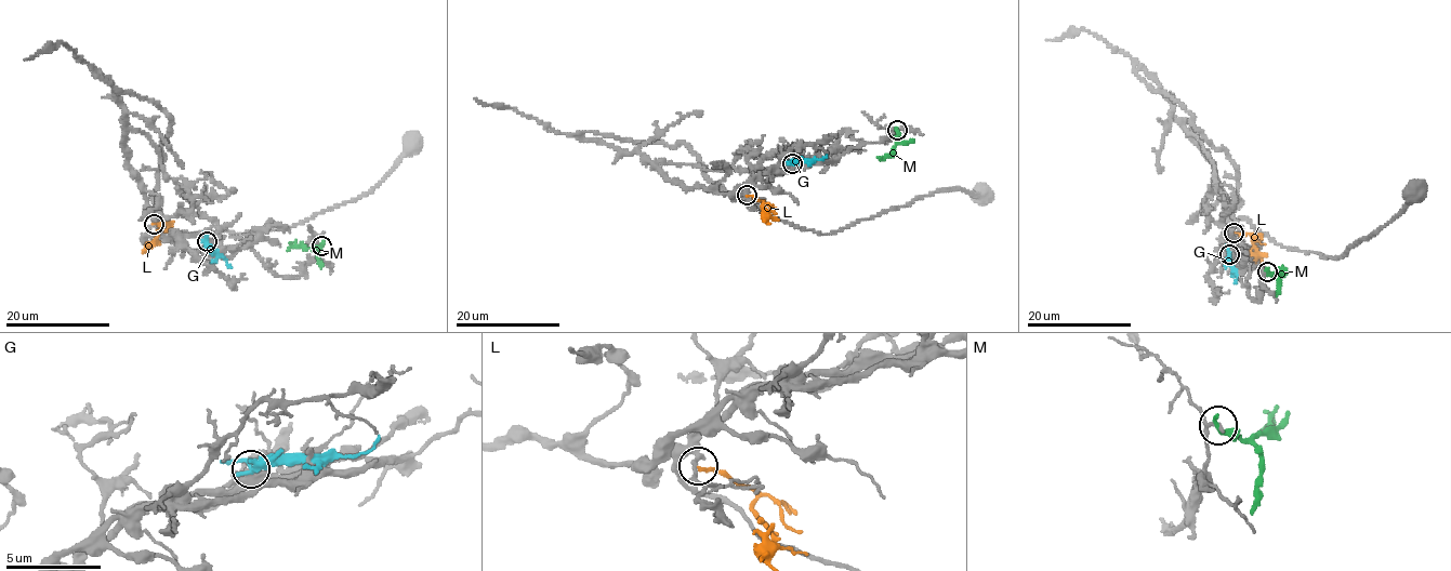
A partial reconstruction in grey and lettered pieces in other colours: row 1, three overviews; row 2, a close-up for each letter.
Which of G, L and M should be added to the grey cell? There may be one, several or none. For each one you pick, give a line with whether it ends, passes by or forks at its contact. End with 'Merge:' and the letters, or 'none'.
Merge: none

